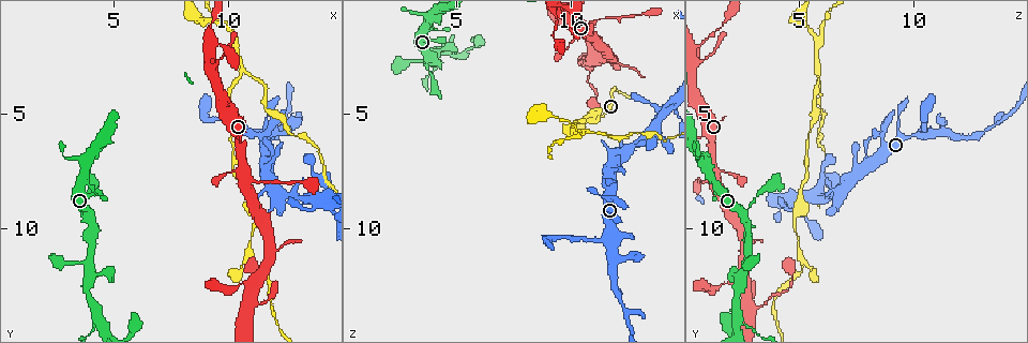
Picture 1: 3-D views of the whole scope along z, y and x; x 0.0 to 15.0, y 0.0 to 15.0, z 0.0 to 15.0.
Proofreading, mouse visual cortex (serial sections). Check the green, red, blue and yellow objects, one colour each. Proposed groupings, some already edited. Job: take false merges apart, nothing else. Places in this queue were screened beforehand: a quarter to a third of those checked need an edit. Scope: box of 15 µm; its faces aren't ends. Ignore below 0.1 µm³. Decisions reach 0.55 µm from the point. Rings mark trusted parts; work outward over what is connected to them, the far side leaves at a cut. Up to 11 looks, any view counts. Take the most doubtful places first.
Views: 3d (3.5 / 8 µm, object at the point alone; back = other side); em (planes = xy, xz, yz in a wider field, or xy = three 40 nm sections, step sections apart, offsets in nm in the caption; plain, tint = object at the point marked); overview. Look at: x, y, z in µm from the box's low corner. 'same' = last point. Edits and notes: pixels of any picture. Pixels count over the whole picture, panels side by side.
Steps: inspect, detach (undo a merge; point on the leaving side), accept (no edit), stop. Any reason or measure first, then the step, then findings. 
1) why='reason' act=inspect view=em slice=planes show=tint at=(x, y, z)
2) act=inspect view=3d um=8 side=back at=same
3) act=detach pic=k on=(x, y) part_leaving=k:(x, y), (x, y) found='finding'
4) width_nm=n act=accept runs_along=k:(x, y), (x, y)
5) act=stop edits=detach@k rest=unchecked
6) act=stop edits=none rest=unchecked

why='thick turns thin' act=inspect view=3d um=3.5 at=(10.9, 5.8, 10.4)

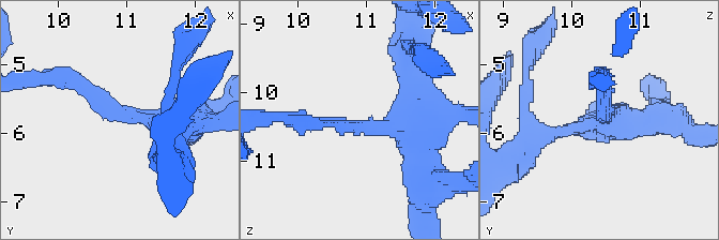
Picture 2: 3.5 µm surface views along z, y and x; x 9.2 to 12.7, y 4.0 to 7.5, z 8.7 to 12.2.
arm_widths_nm=150,450 act=inspect view=em slice=xy step=1 show=tint at=(10.95, 5.75, 10.50)

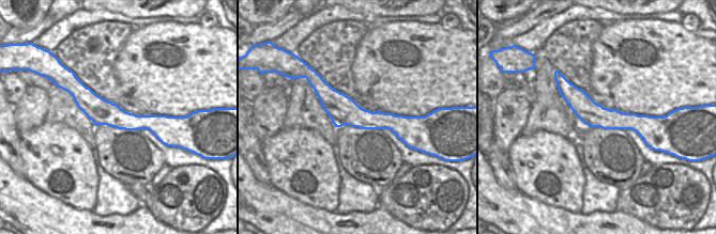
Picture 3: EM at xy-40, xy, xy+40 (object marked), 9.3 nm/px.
width_nm=280 act=detach pic=2 on=(81, 88) part_leaving=2:(111, 108), (75, 79), (29, 79) found='two cells meet here'

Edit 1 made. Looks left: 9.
why='arms part here' act=inspect view=3d um=3.5 at=(10.9, 11.4, 5.0)

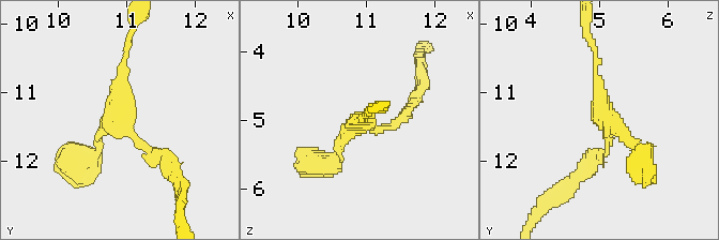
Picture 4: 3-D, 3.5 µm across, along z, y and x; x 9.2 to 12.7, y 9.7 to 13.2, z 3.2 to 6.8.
act=inspect view=em slice=xy step=1 show=tint at=(10.90, 11.40, 5.10)

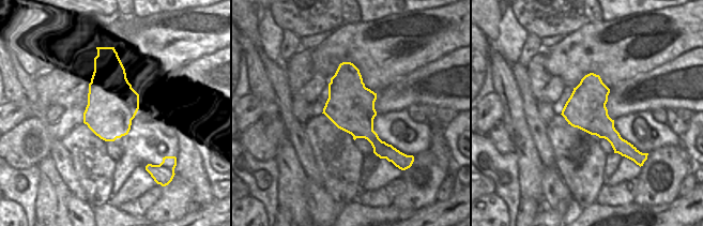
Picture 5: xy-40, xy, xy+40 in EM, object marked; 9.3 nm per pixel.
act=accept runs_along=4:(167, 162), (118, 116), (127, 47) found='one cell here'

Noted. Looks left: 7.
why='a fork' act=inspect view=3d um=3.5 at=(10.5, 3.1, 5.8)

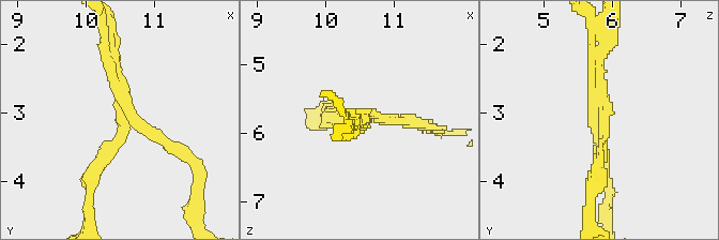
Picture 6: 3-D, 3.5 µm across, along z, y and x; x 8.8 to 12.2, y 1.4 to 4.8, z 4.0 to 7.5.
act=detach pic=6 on=(407, 120) found='two cells meet here'

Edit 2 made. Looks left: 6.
act=inspect view=overview

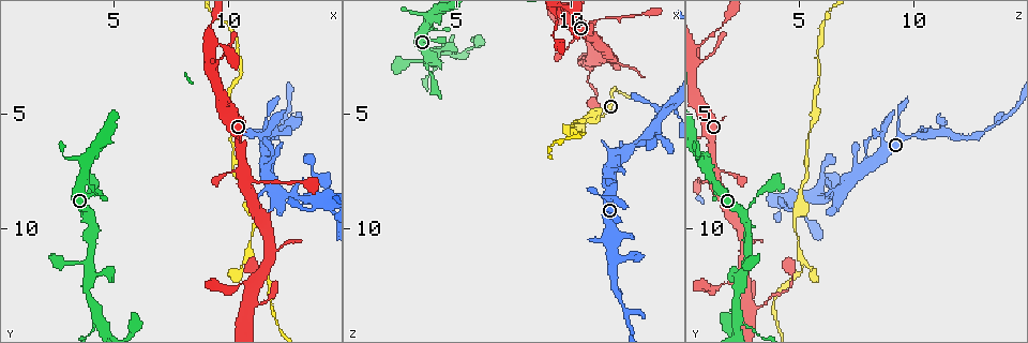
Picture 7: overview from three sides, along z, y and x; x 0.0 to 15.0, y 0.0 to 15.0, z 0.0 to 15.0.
why='abrupt turn' act=inspect view=3d um=3.5 at=(3.6, 8.9, 2.8)

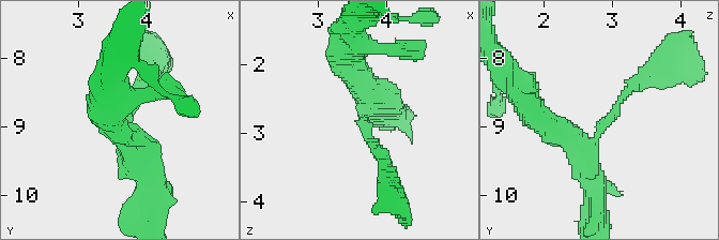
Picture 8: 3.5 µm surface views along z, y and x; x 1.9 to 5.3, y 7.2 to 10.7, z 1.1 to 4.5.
arms=3 arm_widths_nm=200,300,400 act=inspect view=em slice=planes show=tint at=(3.65, 8.95, 2.90)

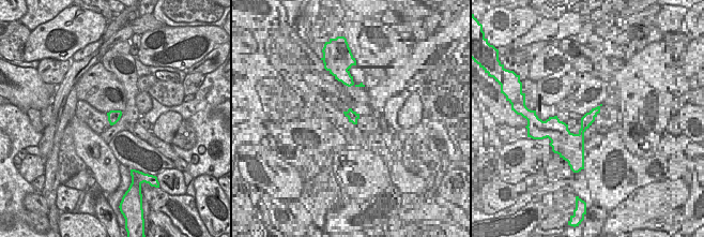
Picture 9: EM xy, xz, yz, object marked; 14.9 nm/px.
act=accept runs_along=8:(556, 133), (583, 149), (646, 71) found='one cell here'

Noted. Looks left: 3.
act=stop edits=detach@2,detach@6 rest=unchecked

